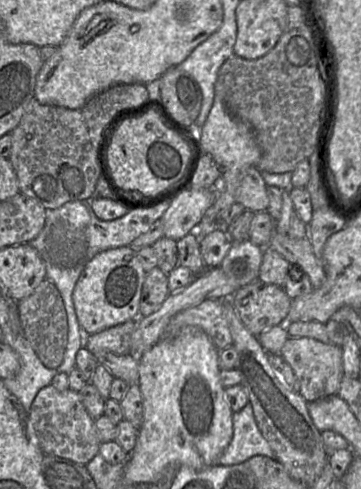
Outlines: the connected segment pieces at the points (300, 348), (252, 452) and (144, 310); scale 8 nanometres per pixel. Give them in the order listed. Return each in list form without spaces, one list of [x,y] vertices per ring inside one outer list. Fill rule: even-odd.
[[[289,336],[279,354],[291,367],[298,383],[298,393],[308,402],[337,395],[343,378],[342,349],[332,343],[312,338]]]
[[[250,402],[233,413],[232,419],[233,436],[217,464],[232,466],[258,455],[276,460],[273,449],[258,428]]]
[[[158,267],[148,271],[141,292],[139,317],[148,316],[157,311],[169,294],[168,275]]]

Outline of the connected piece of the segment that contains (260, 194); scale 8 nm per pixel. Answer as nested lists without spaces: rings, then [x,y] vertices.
[[[256,166],[249,167],[236,192],[236,202],[252,212],[266,211],[269,205],[267,184]]]

